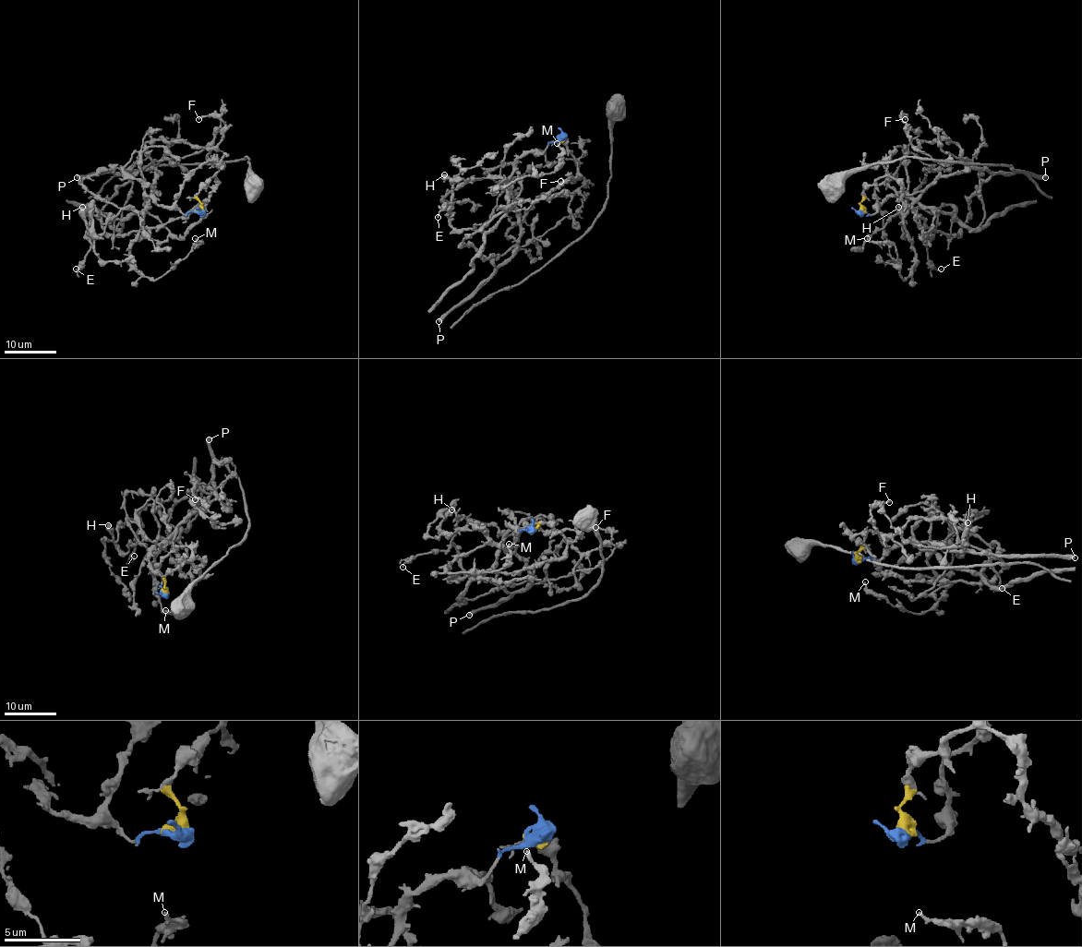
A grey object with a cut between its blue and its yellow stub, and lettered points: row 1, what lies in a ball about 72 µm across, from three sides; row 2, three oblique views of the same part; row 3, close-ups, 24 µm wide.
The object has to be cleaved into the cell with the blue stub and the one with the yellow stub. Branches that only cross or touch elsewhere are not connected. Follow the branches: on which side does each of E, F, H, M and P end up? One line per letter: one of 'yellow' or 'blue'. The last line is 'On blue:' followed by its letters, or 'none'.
E: blue
F: yellow
H: yellow
M: yellow
P: yellow
On blue: E

